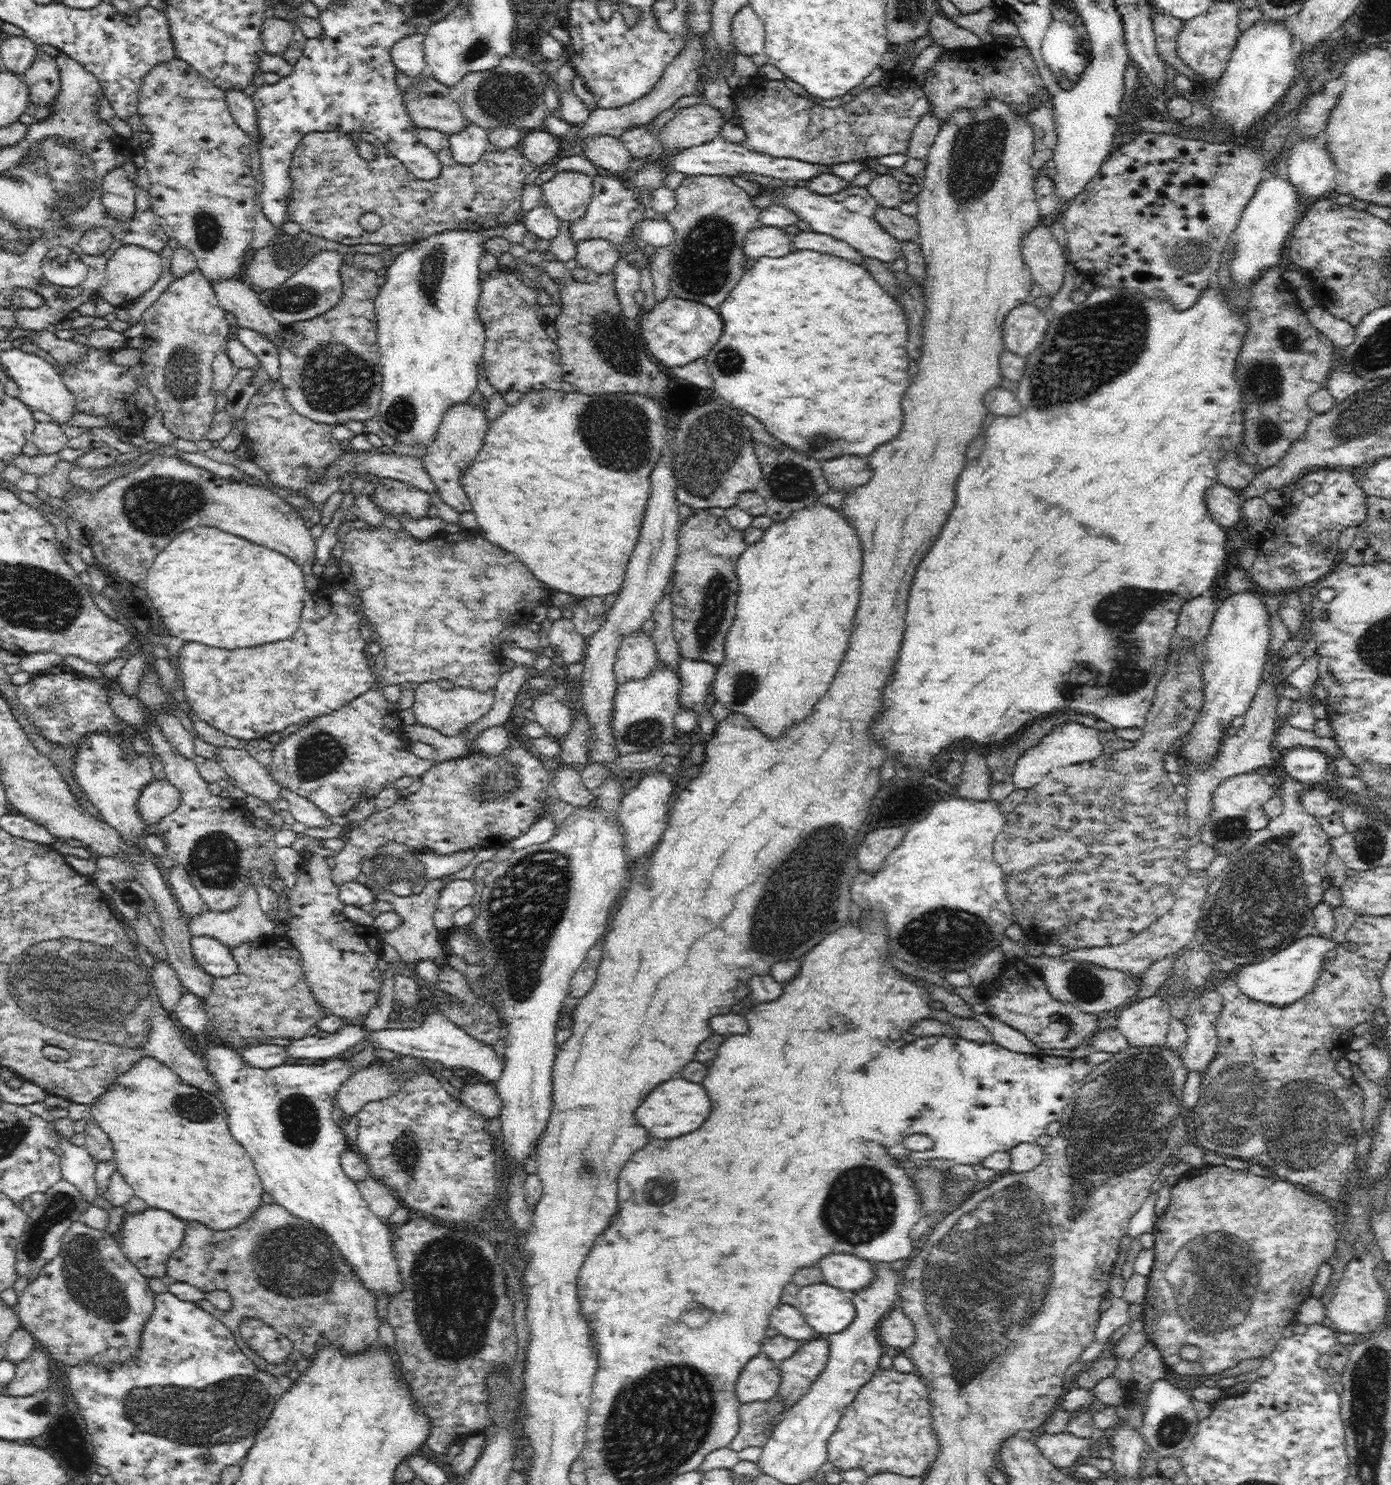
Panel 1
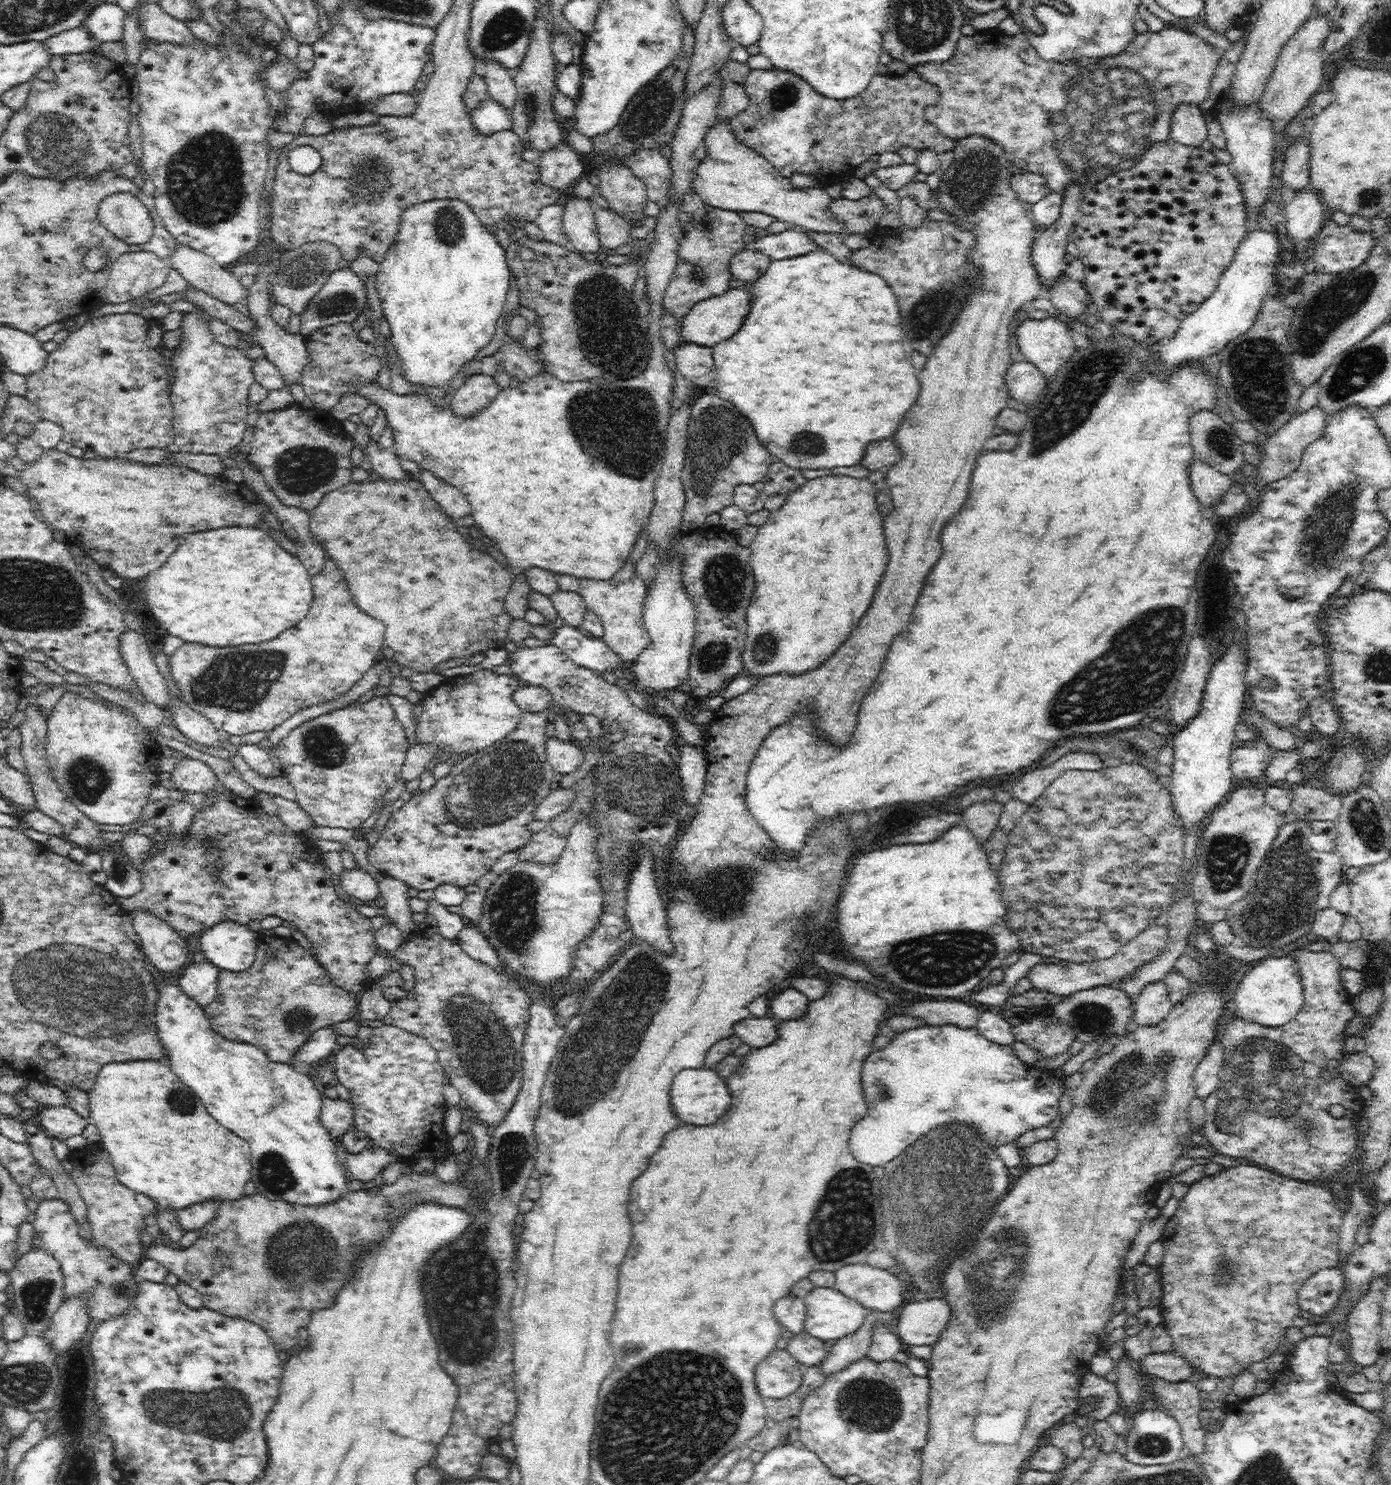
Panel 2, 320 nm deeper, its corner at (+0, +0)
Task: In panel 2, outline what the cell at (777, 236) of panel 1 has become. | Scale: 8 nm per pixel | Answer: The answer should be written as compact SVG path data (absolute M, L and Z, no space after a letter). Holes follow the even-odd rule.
M744 248L732 257L730 273L733 279L752 284L767 272L770 263L771 258L766 253Z

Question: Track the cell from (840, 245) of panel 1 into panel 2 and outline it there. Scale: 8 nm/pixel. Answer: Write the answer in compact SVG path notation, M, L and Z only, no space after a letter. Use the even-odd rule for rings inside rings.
M793 227L780 233L769 233L746 244L746 248L766 253L771 260L780 260L816 251L820 246L803 229Z

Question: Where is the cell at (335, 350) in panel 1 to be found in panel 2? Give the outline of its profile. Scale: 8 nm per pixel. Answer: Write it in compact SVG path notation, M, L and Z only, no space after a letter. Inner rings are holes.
M336 322L320 328L304 338L310 363L301 374L301 386L316 408L330 411L345 394L359 394L360 385L377 380L380 369L386 366L380 343L363 342L350 322Z

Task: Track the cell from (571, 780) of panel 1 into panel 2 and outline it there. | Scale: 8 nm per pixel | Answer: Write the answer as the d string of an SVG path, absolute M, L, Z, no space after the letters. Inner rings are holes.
M556 736L547 739L545 750L551 768L563 775L578 770L584 760L584 749L576 747L570 741L562 741Z

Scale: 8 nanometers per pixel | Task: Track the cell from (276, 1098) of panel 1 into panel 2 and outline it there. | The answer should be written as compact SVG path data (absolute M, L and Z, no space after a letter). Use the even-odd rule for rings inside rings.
M156 973L156 985L159 990L159 999L157 1002L156 1010L156 1028L158 1036L163 1044L163 1050L165 1050L165 1056L169 1058L171 1066L174 1068L174 1074L194 1090L194 1094L204 1102L206 1110L228 1130L232 1130L234 1134L238 1134L240 1138L244 1138L245 1142L250 1144L251 1148L251 1162L252 1162L252 1181L255 1184L255 1188L258 1193L262 1193L266 1198L277 1201L286 1201L299 1205L318 1206L326 1204L327 1202L334 1202L337 1198L340 1198L342 1194L350 1192L346 1187L348 1183L345 1173L348 1172L348 1166L346 1165L346 1150L336 1145L336 1142L330 1137L330 1133L326 1131L326 1128L322 1127L320 1122L320 1112L322 1108L323 1093L320 1093L316 1089L316 1083L312 1082L312 1079L307 1076L306 1068L300 1068L287 1065L283 1062L272 1062L262 1049L259 1049L253 1044L234 1041L234 1039L226 1039L222 1035L218 1034L210 1024L210 1021L206 1018L203 1006L200 1006L196 999L192 999L188 994L184 993L180 989L180 985L174 984L173 980L169 980L164 974Z

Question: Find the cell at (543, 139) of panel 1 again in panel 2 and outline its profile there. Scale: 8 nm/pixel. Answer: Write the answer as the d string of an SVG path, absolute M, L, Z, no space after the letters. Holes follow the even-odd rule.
M563 142L554 149L542 153L536 165L544 185L558 190L568 190L581 179L584 172L582 156Z

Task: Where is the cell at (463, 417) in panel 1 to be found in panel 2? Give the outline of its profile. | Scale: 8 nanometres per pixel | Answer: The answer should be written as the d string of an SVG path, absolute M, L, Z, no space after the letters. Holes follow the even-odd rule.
M470 375L467 379L458 381L453 388L450 409L462 418L476 416L487 408L500 391L492 375Z

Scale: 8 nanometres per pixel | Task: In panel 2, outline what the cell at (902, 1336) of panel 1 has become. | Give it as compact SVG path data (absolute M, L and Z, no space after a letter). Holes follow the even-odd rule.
M942 1298L924 1299L902 1307L898 1318L898 1336L911 1346L932 1345L952 1318L950 1303Z

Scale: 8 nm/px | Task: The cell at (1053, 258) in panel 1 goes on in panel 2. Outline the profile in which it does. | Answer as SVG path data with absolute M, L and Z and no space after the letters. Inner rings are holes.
M1065 276L1048 288L1048 299L1053 306L1070 318L1083 320L1086 306L1091 302L1089 292L1082 282Z

